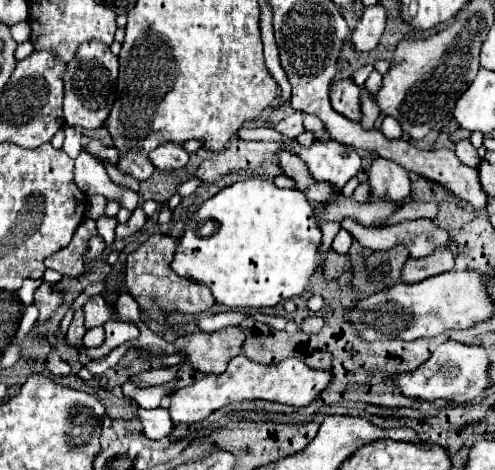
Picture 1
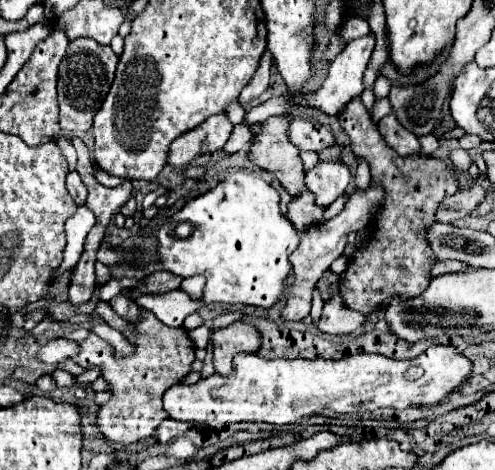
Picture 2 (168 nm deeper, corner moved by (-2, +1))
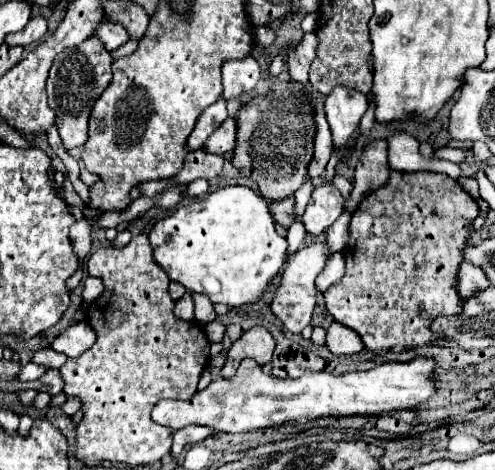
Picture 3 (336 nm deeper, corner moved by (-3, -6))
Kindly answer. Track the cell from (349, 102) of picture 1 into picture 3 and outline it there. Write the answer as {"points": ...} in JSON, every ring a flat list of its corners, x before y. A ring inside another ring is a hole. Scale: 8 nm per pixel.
{"points":[[390,171,390,177,386,181,386,185,370,191,362,203,358,205,358,209,354,211,352,215,352,221,350,221,350,241,346,245,346,251,344,251,344,259,346,259,346,273,344,277,334,283,332,287,328,287,324,291,324,299,326,299,326,307,328,307,328,313,342,325,354,329,366,349,370,351,390,351,390,349,414,349,414,347,420,347,420,345,428,345,428,343,434,343,438,339,436,333,432,333,428,329,428,323,436,317,436,315,454,315,462,309,462,301,456,293,456,269,462,261,462,249,466,245,466,239,470,237,472,233,472,227,470,223,478,217,478,203,460,187,460,183,444,173,428,173,428,171,420,171,420,173,402,173,402,171]]}

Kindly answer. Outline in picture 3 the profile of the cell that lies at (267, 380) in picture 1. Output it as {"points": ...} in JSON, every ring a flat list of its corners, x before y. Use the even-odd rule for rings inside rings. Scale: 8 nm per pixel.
{"points":[[416,357,408,363,382,363,368,371,352,371,344,375,332,375,328,371,310,371,298,379,276,379,274,375,268,375,254,359,244,359,232,379,216,377,212,383,196,391,196,395,188,401,180,399,162,399,152,409,152,419,160,425,170,427,172,431,178,431,186,425,206,425,214,431,224,433,242,433,242,431,256,431,266,427,284,425,288,421,298,419,318,419,318,417,348,417,348,415,382,415,390,411,402,411,402,409,414,409,420,403,428,401,436,393,436,361,432,357]]}

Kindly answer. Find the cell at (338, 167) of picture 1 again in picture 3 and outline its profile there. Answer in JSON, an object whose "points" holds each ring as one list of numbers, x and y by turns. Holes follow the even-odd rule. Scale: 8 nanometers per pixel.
{"points":[[324,183,316,187,302,215,302,223,308,235,318,237,322,231,326,231,336,221,336,217,342,213,344,201,346,199,332,183]]}

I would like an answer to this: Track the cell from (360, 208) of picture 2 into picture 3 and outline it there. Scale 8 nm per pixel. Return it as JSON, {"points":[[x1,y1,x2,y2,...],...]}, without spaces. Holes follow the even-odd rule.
{"points":[[308,241,306,247,292,253,284,265,280,287,272,301,272,313,284,323,284,327,292,333,302,333,302,329,312,321,312,311,316,305,316,277,324,271,328,259,332,257,326,241]]}

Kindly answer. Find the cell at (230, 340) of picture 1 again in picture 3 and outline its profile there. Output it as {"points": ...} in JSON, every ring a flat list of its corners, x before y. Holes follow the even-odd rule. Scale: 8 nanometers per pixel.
{"points":[[252,327,240,339,236,339,226,355,226,363,222,367,222,377,232,377,242,359,250,357,258,365,266,365,272,359,274,339,264,327]]}

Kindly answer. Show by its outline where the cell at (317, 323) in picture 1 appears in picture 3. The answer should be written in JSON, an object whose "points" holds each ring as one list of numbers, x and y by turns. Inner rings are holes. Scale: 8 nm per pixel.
{"points":[[336,321,326,331,326,345,336,355,352,355,352,353,360,353,364,349,360,335,356,335,352,329,348,329]]}

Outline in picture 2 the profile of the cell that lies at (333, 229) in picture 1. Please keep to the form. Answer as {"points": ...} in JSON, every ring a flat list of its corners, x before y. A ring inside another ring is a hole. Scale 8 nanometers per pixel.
{"points":[[315,287,315,290,313,290,313,298,311,303,311,318,313,318,313,324,317,324,317,322,319,322,319,318,321,318,322,308,323,300,318,288]]}

